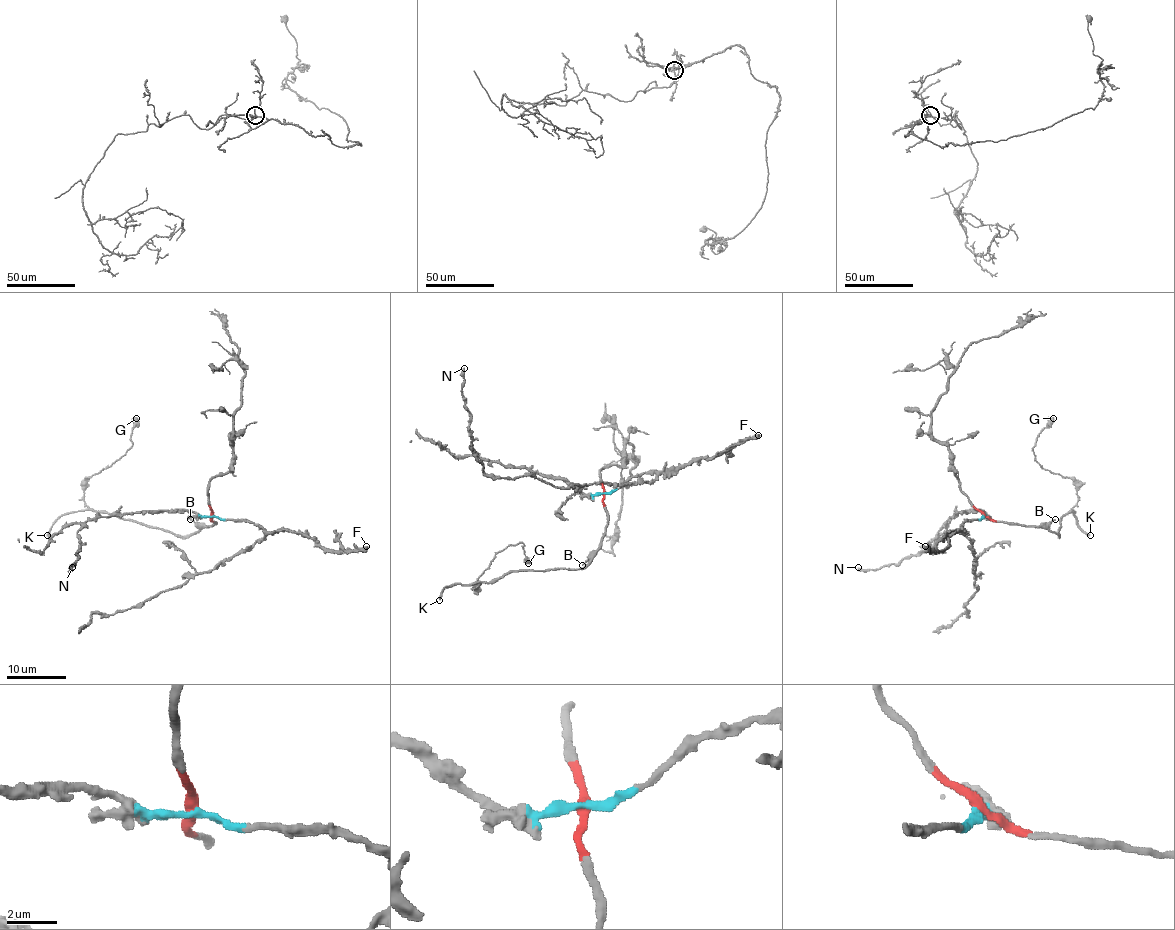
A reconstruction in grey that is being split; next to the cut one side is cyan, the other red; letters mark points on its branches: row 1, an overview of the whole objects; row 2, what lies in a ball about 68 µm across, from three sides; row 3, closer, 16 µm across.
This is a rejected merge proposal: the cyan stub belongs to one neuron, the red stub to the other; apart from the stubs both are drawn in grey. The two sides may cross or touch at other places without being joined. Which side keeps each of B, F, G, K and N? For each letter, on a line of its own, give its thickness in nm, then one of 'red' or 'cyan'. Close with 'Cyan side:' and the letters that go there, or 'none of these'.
B: 140 nm thick; red
F: 420 nm thick; cyan
G: 650 nm thick; red
K: 240 nm thick; red
N: 320 nm thick; cyan
Cyan side: F, N

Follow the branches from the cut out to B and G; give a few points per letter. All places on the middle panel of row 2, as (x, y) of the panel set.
B: (604, 494), (607, 516), (604, 537), (601, 546), (582, 565)
G: (604, 494), (606, 534), (582, 568), (512, 571), (476, 587), (496, 555), (509, 546), (524, 544), (528, 564)

